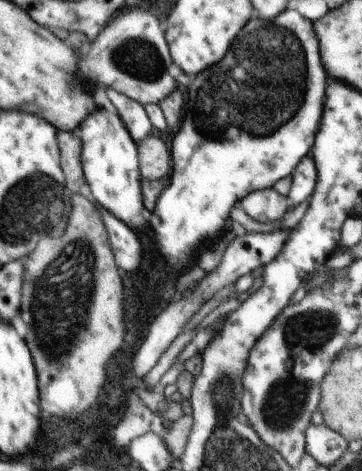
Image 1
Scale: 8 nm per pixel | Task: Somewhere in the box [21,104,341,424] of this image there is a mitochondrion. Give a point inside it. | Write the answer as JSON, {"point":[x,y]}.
{"point":[56,321]}

